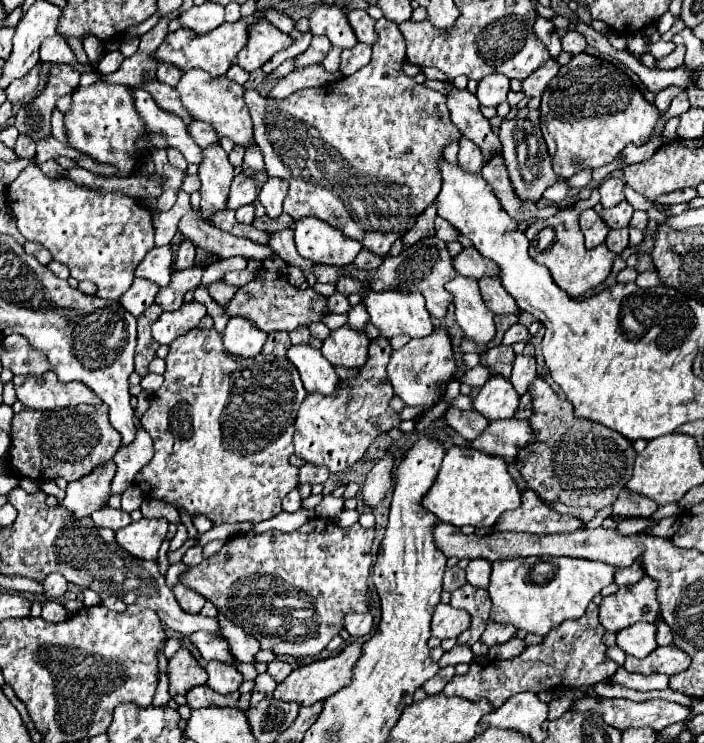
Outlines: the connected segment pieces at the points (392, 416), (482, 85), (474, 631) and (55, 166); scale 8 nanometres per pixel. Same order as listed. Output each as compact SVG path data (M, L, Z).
M384 337L372 339L368 353L368 365L364 365L358 377L342 381L340 393L336 397L306 395L294 423L294 453L306 463L324 465L330 473L340 473L360 461L364 451L382 431L398 427L398 413L388 407L388 401L394 397L386 375L386 365L392 355L390 341L384 341Z
M494 73L494 75L484 77L478 83L476 97L478 97L480 105L484 105L484 107L496 107L496 105L506 101L508 89L510 89L510 79L500 75L500 73Z
M466 583L464 587L460 587L452 593L450 605L456 609L466 609L472 617L470 627L462 635L456 637L458 639L456 645L472 645L474 641L478 641L478 635L482 633L482 629L490 617L492 603L490 603L488 593L484 589L476 589Z
M50 159L39 166L42 172L50 178L62 177L65 169L62 168L54 159Z

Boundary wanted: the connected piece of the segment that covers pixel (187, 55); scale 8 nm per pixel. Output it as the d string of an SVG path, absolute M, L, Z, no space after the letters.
M260 9L260 11L256 11L256 13L248 15L248 17L240 17L234 23L222 23L212 33L204 33L204 35L198 35L188 27L180 27L176 33L166 35L166 39L162 41L162 45L158 47L154 57L158 61L172 63L182 71L188 71L192 67L200 67L200 69L208 71L212 77L222 77L230 69L230 65L236 61L238 51L248 43L248 29L252 25L256 25L258 21L266 21L264 9Z

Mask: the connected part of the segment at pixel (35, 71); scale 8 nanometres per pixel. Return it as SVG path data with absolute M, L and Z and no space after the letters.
M42 61L36 63L36 67L30 69L28 75L12 81L6 89L6 97L10 103L26 103L34 99L34 91L40 87L40 73L42 73Z

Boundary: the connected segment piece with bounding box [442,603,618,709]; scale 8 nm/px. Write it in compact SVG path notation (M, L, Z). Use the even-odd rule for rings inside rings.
M590 603L580 619L564 621L560 627L552 629L542 643L526 647L514 659L490 661L488 665L478 665L476 661L472 661L468 673L462 677L454 675L444 687L442 695L462 697L468 701L488 699L496 709L506 699L522 691L542 693L554 687L588 687L600 683L604 679L610 679L612 673L618 669L618 665L612 659L608 659L602 637L604 637L604 627L598 621L598 605Z

